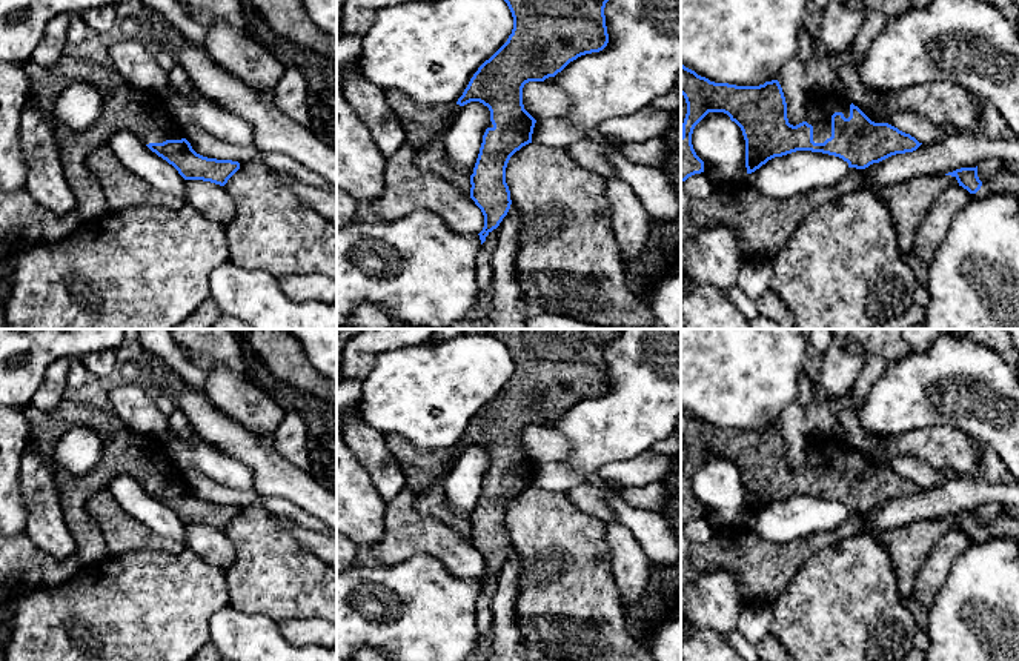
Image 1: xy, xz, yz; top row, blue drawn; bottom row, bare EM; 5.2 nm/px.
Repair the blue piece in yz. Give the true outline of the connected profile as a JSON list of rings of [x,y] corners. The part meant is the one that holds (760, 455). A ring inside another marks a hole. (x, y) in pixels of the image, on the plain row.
[[[681,407],[681,438],[687,447],[681,480],[681,526],[704,517],[692,478],[709,457],[724,457],[741,472],[747,518],[796,495],[835,500],[848,512],[865,513],[922,489],[888,467],[871,466],[847,441],[835,437],[808,435],[807,464],[793,470],[778,424],[759,430],[715,427]]]

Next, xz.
[[[492,329],[489,334],[500,340],[512,357],[513,374],[507,386],[478,412],[458,446],[450,450],[418,450],[403,437],[384,437],[404,473],[406,486],[417,497],[443,480],[449,466],[455,464],[467,447],[480,446],[489,452],[490,467],[470,520],[470,543],[484,560],[484,572],[478,578],[481,589],[510,553],[510,535],[506,527],[510,501],[532,487],[536,464],[524,453],[524,429],[555,421],[578,401],[607,390],[604,352],[618,332],[619,329]]]

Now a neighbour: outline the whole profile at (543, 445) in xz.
[[[547,426],[526,427],[523,449],[535,464],[561,463],[570,455],[569,440]]]

